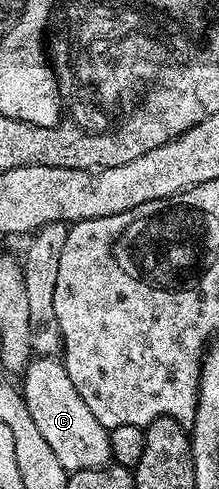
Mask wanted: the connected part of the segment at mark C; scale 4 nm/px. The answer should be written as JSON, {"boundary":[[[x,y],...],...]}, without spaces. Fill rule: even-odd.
{"boundary":[[[41,355],[30,361],[23,380],[23,394],[30,417],[55,451],[63,468],[74,473],[80,469],[101,469],[110,464],[112,453],[109,430],[99,423],[99,419],[95,419],[91,407],[87,407],[79,391],[75,391],[75,383],[71,383],[64,364],[56,356]]]}

